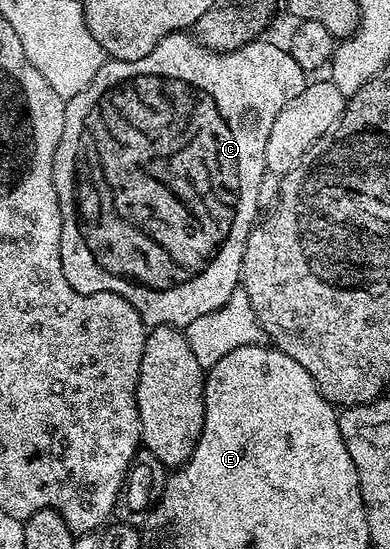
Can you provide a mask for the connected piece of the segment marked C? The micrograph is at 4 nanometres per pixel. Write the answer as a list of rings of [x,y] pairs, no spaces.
[[[187,31],[172,32],[166,38],[162,38],[162,42],[158,42],[158,46],[154,46],[154,50],[150,50],[150,54],[146,54],[146,58],[138,58],[134,62],[105,59],[104,64],[98,70],[98,74],[94,74],[90,86],[86,86],[86,90],[82,90],[77,96],[71,97],[65,103],[64,129],[62,130],[62,138],[58,142],[58,150],[54,154],[54,186],[62,210],[62,242],[60,243],[62,274],[66,274],[66,282],[70,282],[70,286],[74,286],[74,290],[78,290],[82,294],[98,294],[99,292],[118,294],[122,298],[126,298],[126,302],[130,302],[130,306],[134,306],[134,310],[138,310],[138,314],[144,319],[145,325],[168,324],[171,328],[181,330],[187,329],[188,324],[194,322],[194,318],[202,318],[202,314],[210,314],[214,310],[218,310],[235,294],[242,280],[244,251],[248,245],[248,235],[251,234],[254,225],[257,223],[258,215],[256,216],[256,212],[261,211],[260,187],[266,175],[264,166],[266,138],[270,138],[270,130],[274,127],[274,118],[278,118],[278,114],[282,114],[284,107],[290,102],[294,102],[294,98],[298,98],[298,94],[302,94],[306,83],[306,74],[302,70],[302,66],[298,66],[298,62],[294,62],[294,58],[288,53],[287,47],[280,45],[279,48],[278,45],[271,44],[270,41],[264,39],[254,39],[232,52],[211,52],[205,44],[201,44],[196,39],[195,35],[189,34]]]

